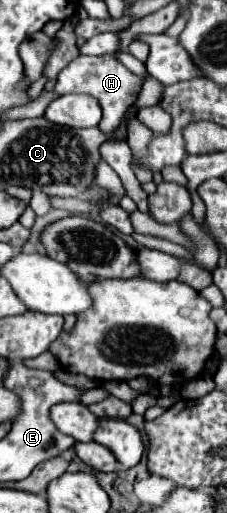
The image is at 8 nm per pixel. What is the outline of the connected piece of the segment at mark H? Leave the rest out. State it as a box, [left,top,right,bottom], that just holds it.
[53,55,143,133]

